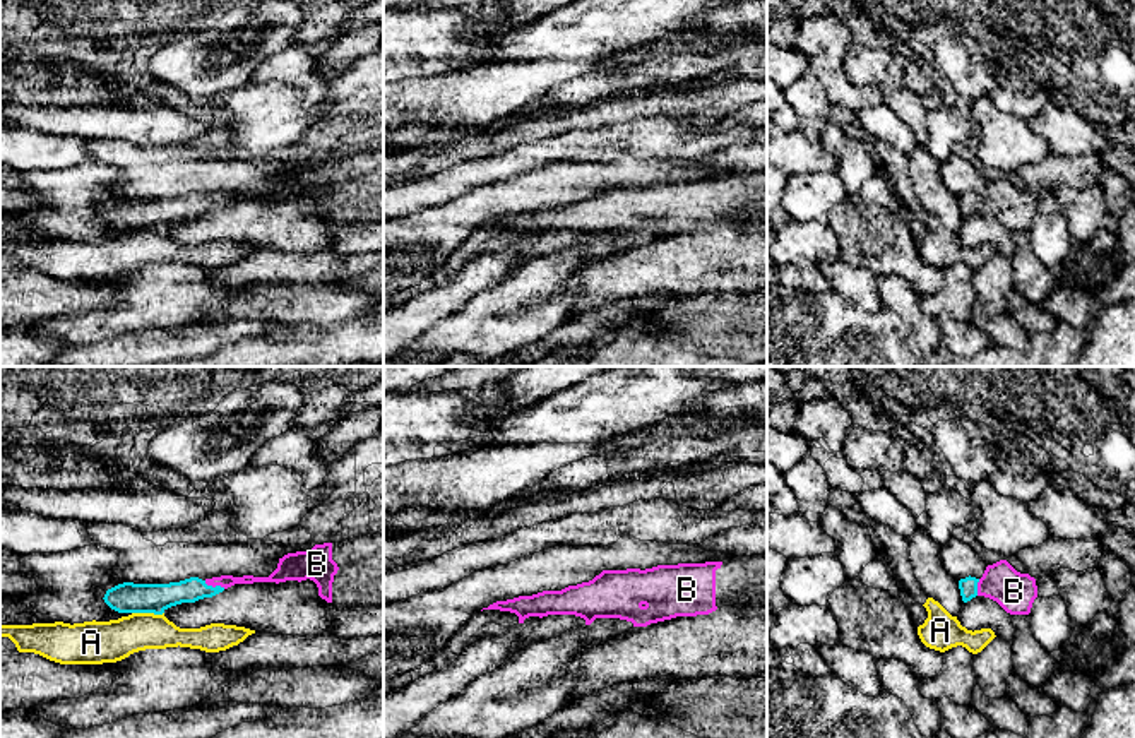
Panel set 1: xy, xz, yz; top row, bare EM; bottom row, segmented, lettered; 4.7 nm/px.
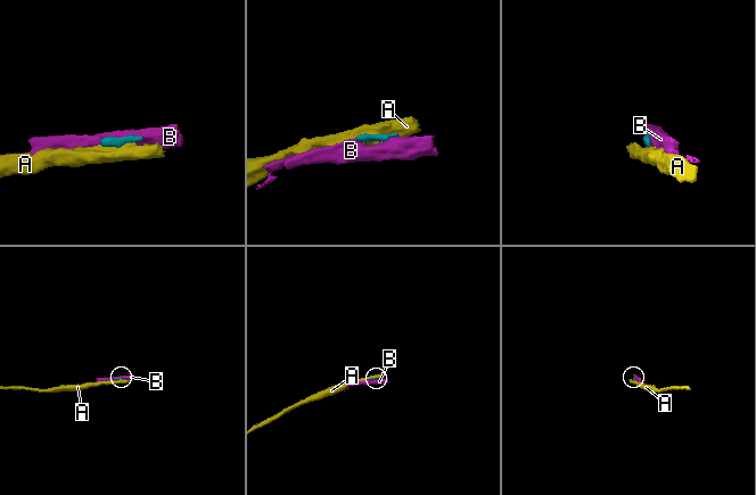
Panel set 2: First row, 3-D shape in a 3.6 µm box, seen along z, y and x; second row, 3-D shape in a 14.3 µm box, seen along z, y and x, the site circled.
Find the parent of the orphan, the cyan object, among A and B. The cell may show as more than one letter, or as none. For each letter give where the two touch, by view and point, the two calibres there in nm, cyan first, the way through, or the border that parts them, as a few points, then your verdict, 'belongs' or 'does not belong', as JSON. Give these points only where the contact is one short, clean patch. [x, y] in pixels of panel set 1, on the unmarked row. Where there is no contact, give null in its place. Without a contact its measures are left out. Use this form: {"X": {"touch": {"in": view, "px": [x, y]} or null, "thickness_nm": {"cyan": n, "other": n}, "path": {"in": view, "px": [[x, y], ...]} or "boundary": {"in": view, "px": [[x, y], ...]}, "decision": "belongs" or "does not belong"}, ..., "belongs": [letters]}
{"A": {"touch": {"in": "xy", "px": [148, 228]}, "thickness_nm": {"cyan": 140, "other": 190}, "boundary": {"in": "xy", "px": [[132, 228], [163, 230]]}, "decision": "does not belong"}, "B": {"touch": {"in": "xy", "px": [216, 202]}, "thickness_nm": {"cyan": 120, "other": 60}, "decision": "belongs"}, "belongs": ["B"]}

